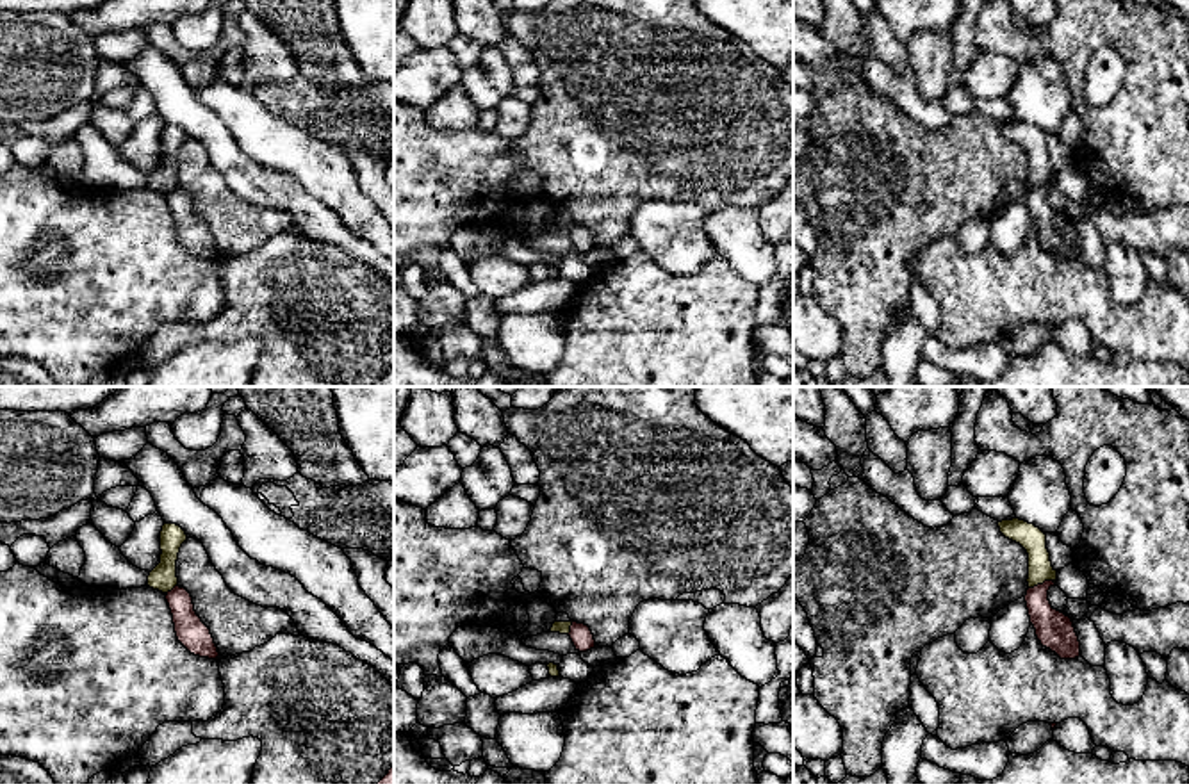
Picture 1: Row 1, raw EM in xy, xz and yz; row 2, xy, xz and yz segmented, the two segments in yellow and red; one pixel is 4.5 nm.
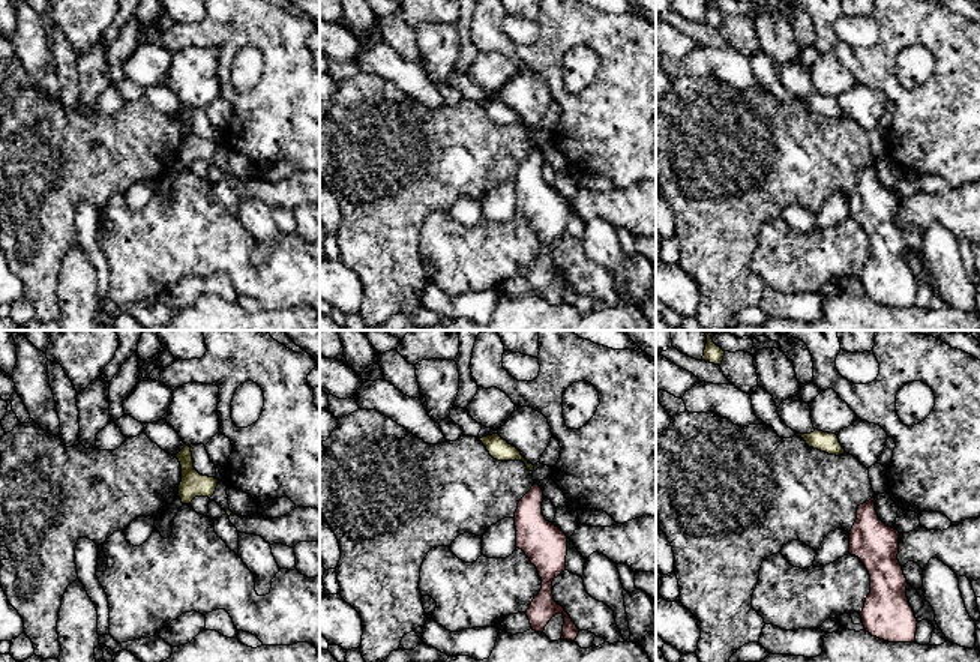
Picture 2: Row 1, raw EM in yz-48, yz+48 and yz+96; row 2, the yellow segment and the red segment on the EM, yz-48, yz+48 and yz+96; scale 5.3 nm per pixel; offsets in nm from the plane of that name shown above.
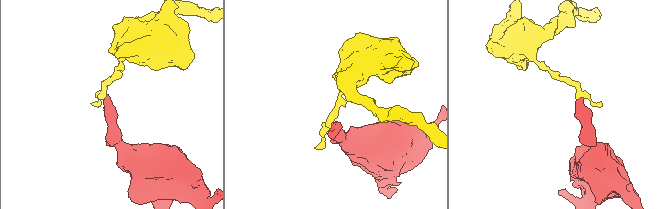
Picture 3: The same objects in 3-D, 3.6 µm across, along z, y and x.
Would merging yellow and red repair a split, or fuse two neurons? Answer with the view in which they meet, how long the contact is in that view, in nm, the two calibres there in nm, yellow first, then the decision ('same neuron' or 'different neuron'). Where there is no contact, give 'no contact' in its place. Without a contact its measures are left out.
meets yellow in yz; contact 120 nm long; 110 nm thick on the yellow side, 170 nm on the other; different neuron

